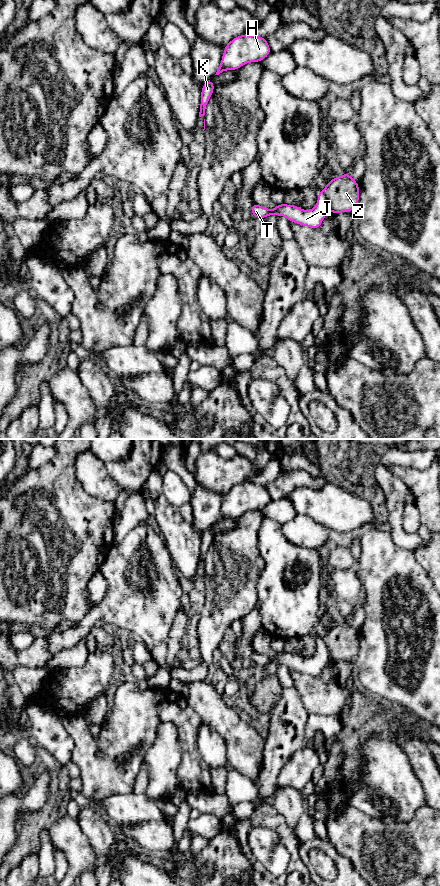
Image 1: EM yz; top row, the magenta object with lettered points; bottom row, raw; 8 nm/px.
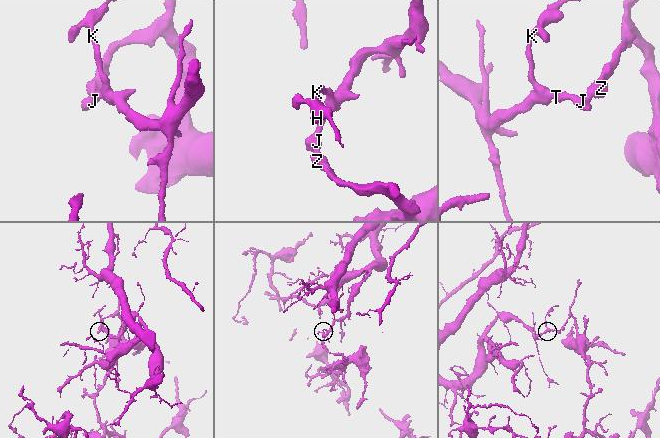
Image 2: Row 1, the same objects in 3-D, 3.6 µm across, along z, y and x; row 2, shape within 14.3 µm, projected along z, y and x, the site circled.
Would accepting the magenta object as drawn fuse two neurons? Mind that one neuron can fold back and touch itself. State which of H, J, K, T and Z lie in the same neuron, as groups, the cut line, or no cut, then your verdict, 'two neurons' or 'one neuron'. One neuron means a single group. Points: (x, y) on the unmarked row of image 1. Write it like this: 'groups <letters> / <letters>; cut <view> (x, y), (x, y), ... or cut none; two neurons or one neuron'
groups H J K T / Z; cut yz (321, 639), (327, 647), (330, 658); two neurons

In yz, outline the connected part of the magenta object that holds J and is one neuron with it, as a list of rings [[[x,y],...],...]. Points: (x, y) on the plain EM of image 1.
[[[319,639],[317,651],[310,658],[303,658],[299,654],[288,652],[277,652],[272,658],[258,652],[252,652],[250,658],[254,666],[267,666],[269,663],[279,663],[286,665],[290,670],[318,677],[322,668],[330,659],[330,653],[325,642]]]

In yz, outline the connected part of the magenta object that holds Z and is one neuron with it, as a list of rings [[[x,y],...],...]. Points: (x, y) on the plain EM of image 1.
[[[349,621],[333,627],[324,635],[322,640],[328,647],[330,659],[335,662],[352,660],[359,650],[359,633]]]

